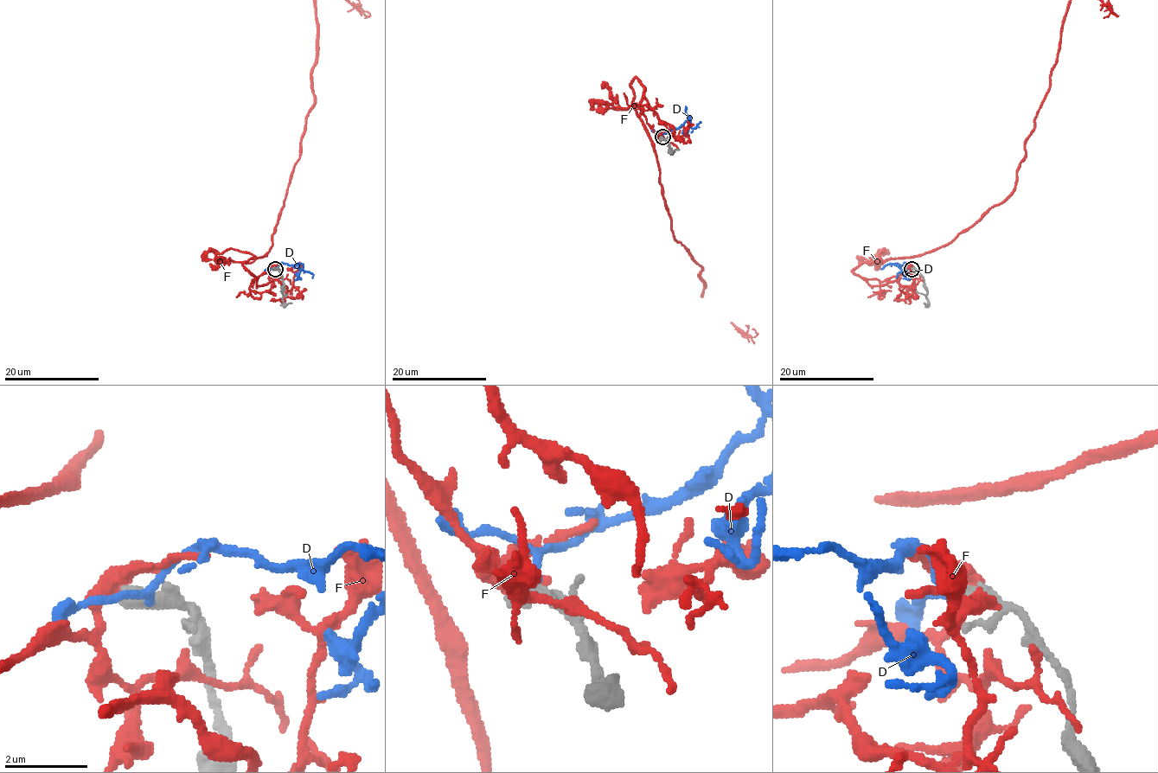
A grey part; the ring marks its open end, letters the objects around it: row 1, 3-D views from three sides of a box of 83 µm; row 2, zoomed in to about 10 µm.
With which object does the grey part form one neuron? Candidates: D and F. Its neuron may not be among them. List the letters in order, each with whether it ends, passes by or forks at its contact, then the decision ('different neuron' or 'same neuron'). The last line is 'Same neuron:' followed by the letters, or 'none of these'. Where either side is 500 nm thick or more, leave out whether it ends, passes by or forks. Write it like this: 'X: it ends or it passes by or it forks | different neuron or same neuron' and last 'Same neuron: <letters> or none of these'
D: same neuron
F: it passes by | different neuron
Same neuron: D

